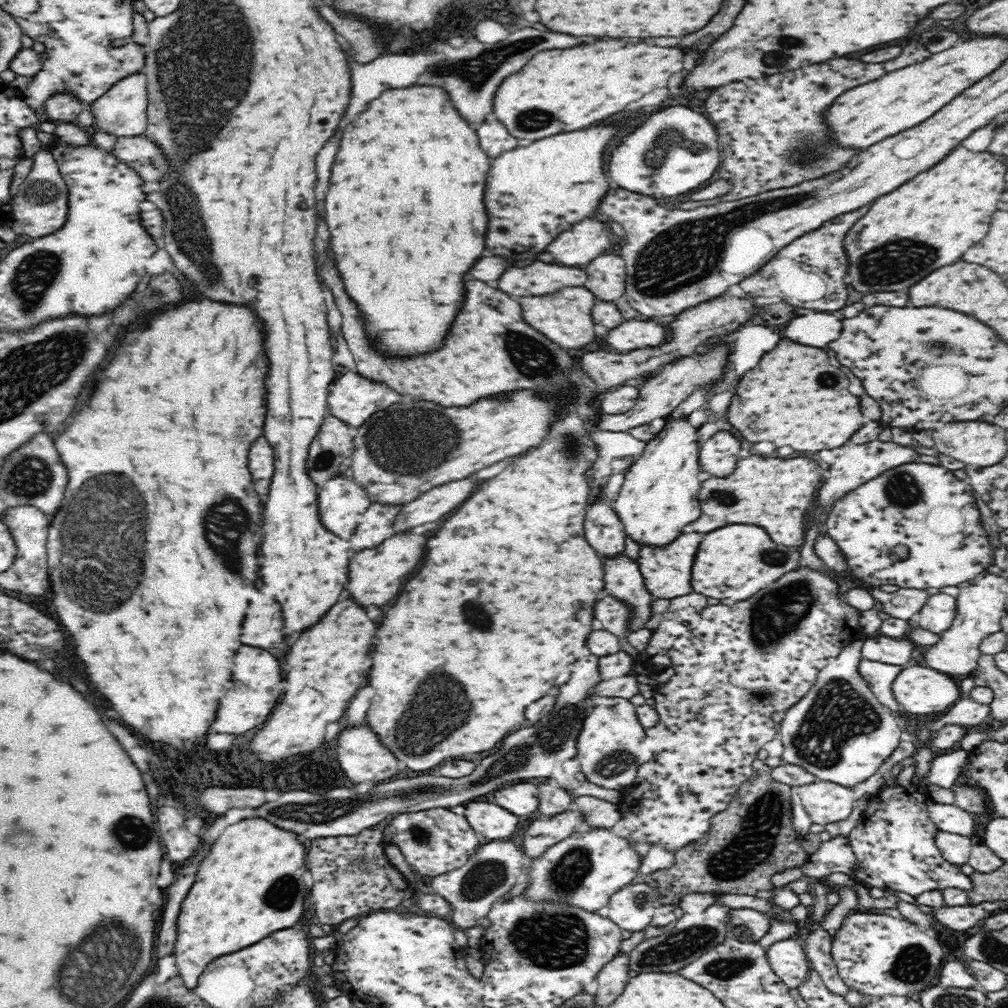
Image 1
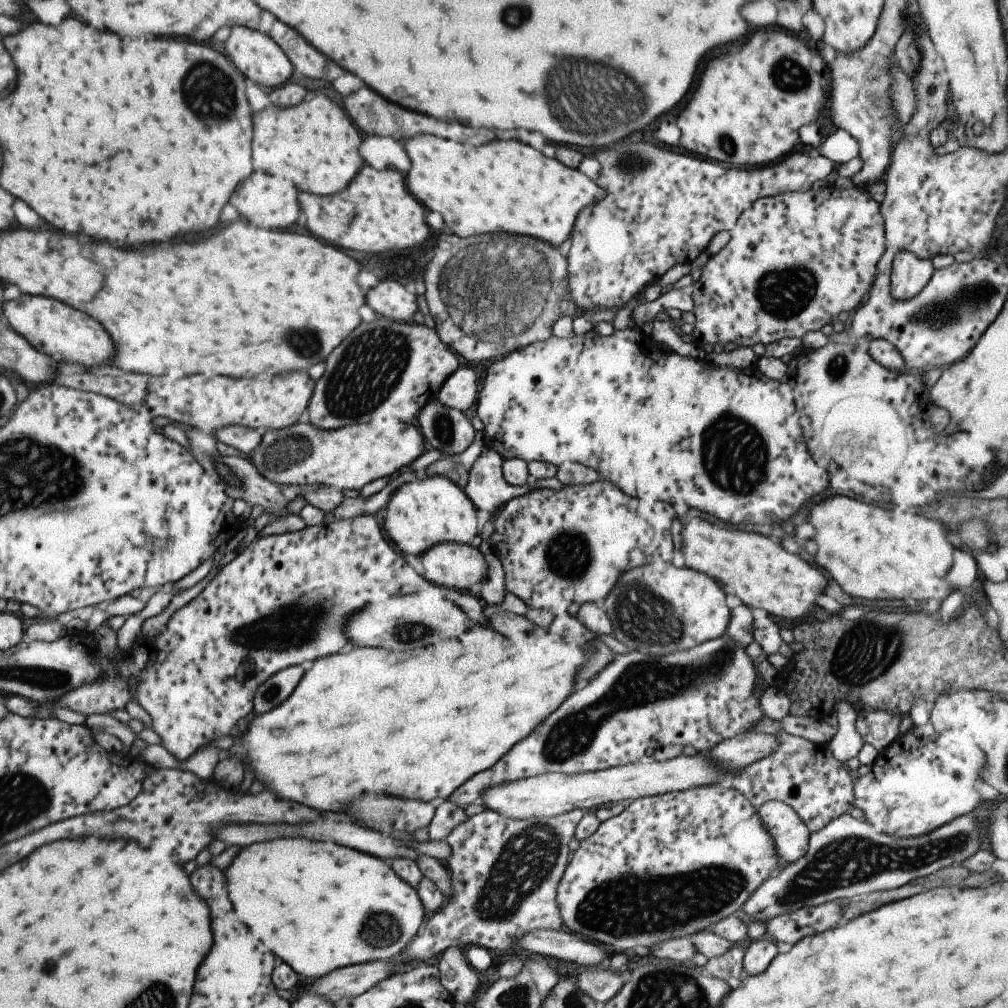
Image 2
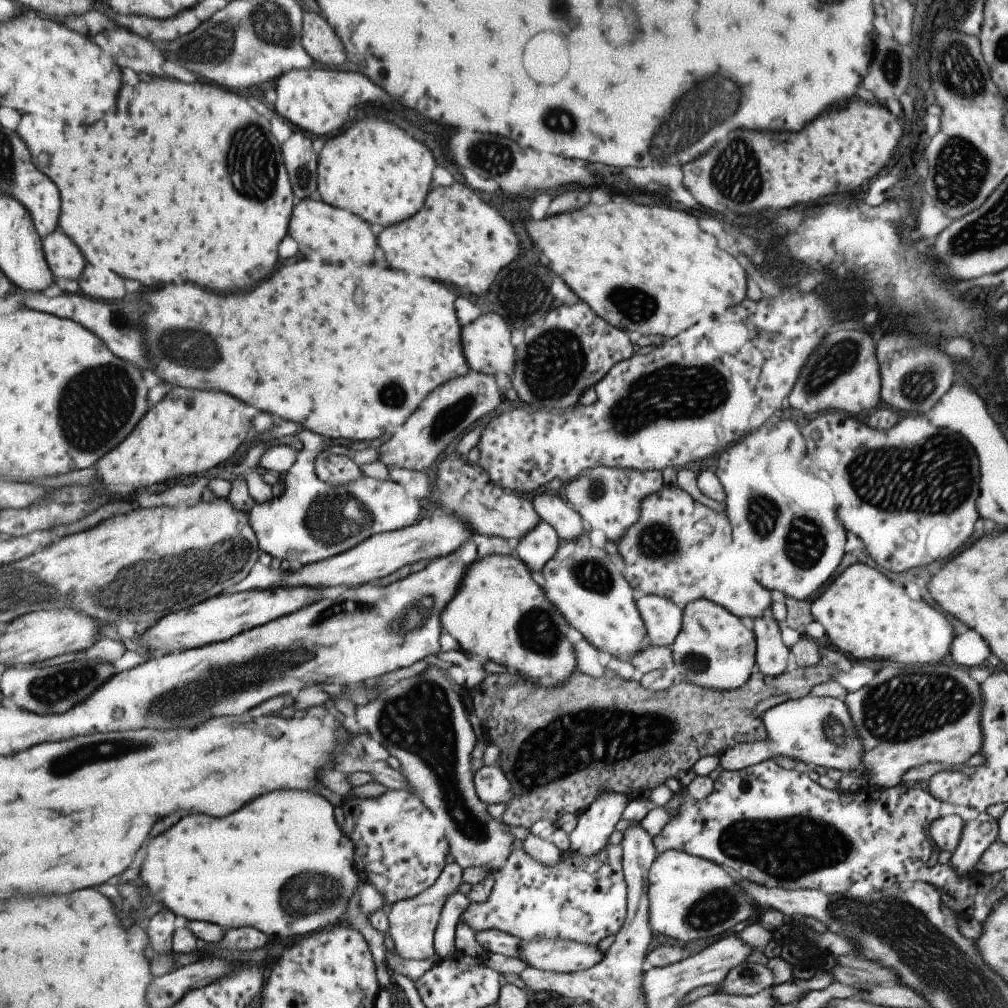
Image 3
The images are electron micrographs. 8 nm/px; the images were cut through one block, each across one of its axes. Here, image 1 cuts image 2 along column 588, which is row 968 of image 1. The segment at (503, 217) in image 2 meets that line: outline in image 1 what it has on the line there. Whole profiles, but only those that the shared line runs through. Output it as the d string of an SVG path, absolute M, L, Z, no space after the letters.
M246 818L230 824L202 860L180 916L176 962L188 988L198 982L204 968L218 956L242 950L276 930L300 922L309 889L302 879L308 870L306 848L297 834L282 830L264 818Z

